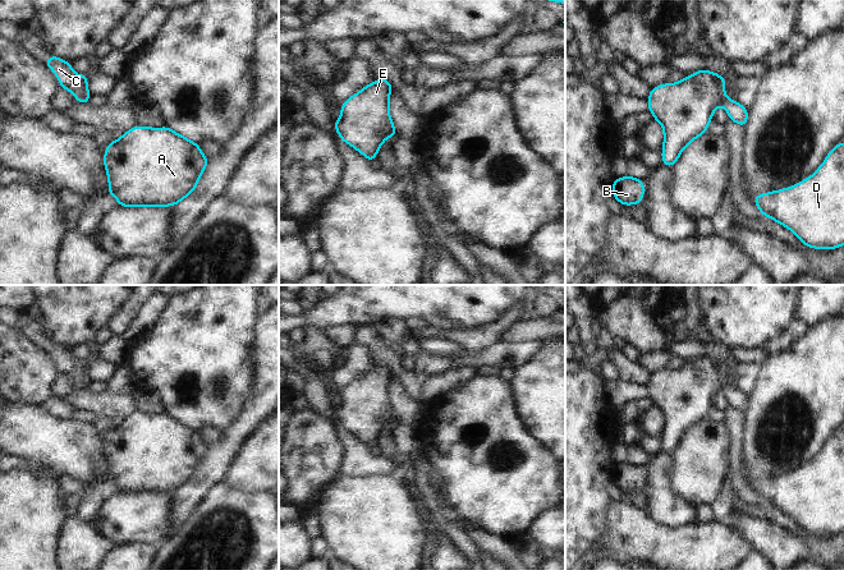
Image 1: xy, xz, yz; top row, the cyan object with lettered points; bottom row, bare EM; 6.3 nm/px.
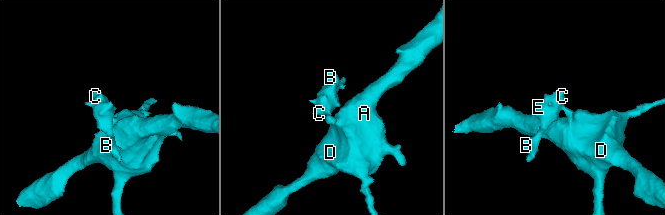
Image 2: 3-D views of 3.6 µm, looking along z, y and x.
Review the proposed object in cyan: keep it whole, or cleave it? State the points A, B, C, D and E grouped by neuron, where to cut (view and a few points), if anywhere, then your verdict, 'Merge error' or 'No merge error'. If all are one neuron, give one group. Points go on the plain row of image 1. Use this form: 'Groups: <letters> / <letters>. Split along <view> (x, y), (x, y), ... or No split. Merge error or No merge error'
Groups: A D / B C E. Split along yz (724, 380), (720, 389). Merge error

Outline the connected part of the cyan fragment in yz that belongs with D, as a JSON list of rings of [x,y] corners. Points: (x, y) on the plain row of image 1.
[[[844,428],[827,440],[812,463],[790,474],[757,481],[753,489],[763,502],[792,516],[807,533],[834,535],[844,532]]]

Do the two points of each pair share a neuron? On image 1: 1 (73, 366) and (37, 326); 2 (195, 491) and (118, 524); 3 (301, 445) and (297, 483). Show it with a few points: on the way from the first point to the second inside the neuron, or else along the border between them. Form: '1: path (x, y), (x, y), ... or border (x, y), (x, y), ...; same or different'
1: path (63, 358), (41, 336); same
2: border (175, 492), (173, 529); different
3: path (301, 454), (301, 474); same

